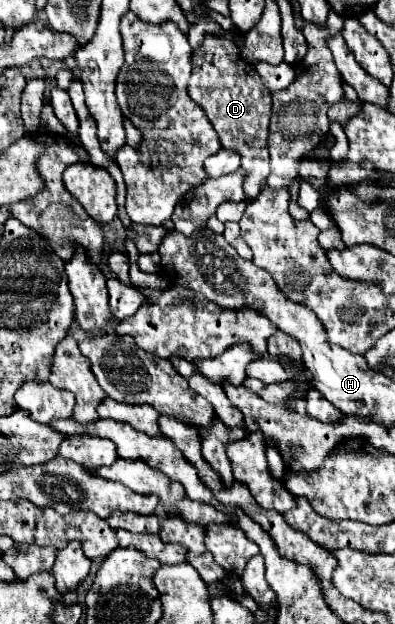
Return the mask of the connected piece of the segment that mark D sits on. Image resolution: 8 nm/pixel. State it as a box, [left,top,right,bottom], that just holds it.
[188,33,272,201]

